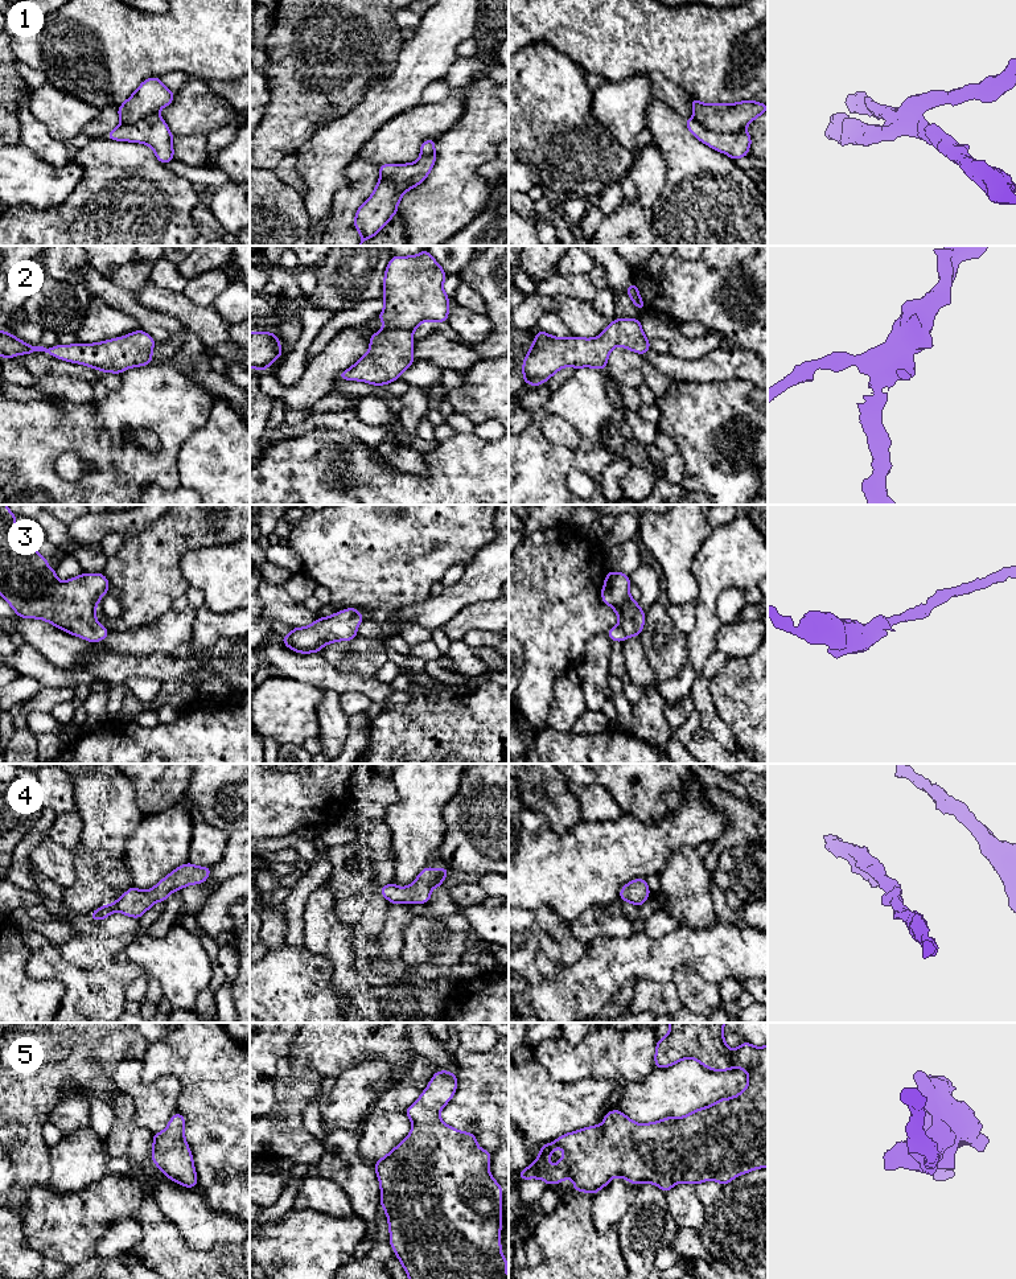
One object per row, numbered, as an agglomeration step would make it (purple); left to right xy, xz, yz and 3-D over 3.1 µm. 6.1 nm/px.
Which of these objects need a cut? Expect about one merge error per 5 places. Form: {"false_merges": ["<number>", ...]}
{"false_merges": []}

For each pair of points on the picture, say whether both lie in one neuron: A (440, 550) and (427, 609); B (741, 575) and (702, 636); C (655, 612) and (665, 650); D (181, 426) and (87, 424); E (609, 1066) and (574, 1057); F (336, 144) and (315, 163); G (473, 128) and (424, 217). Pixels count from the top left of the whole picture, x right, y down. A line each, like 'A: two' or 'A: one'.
A: two
B: one
C: one
D: one
E: one
F: one
G: one

